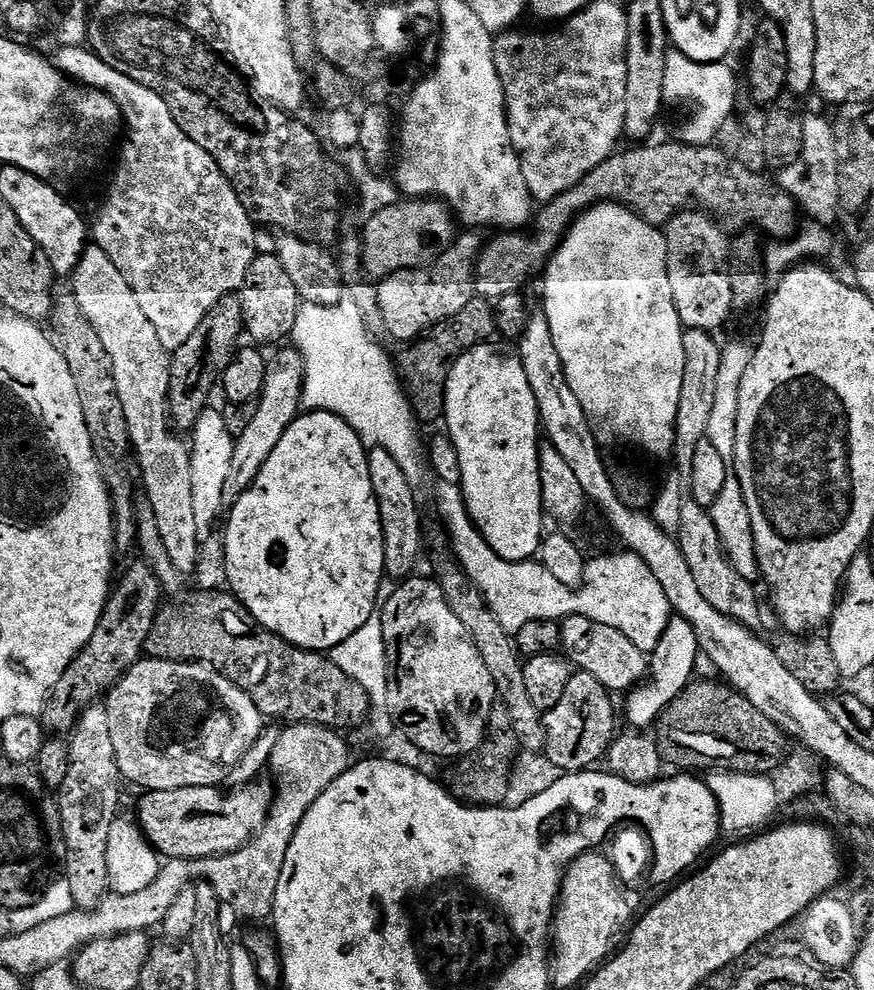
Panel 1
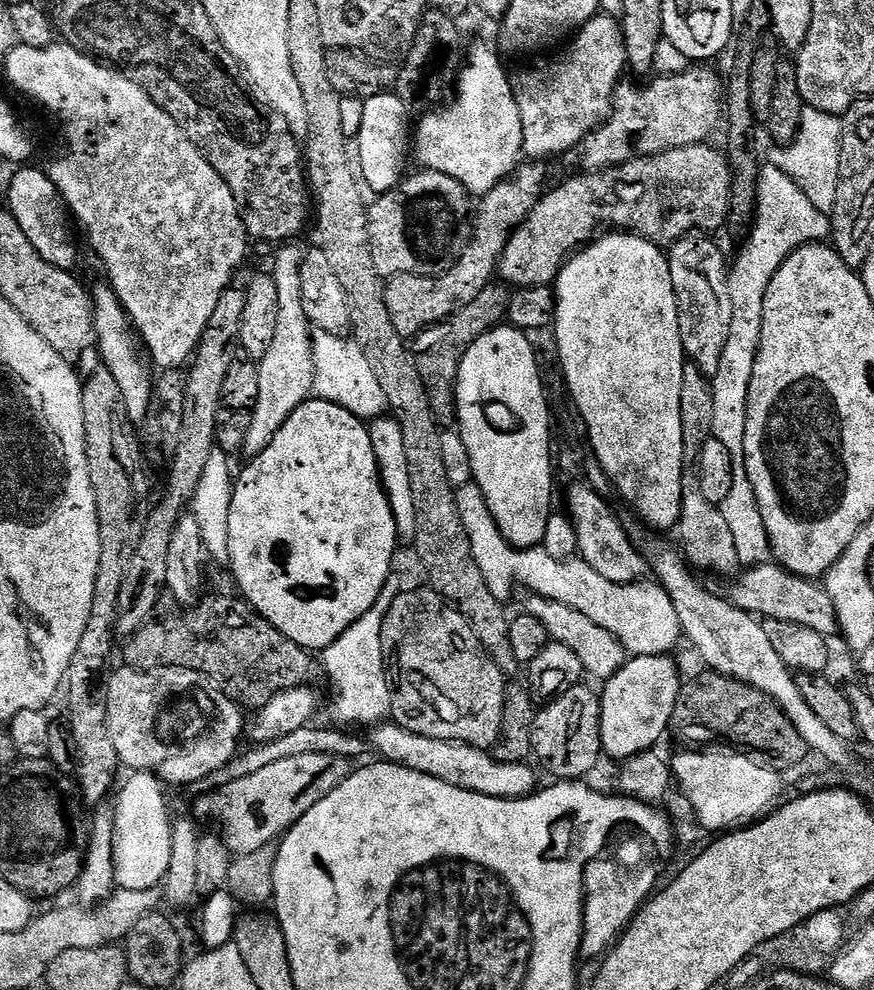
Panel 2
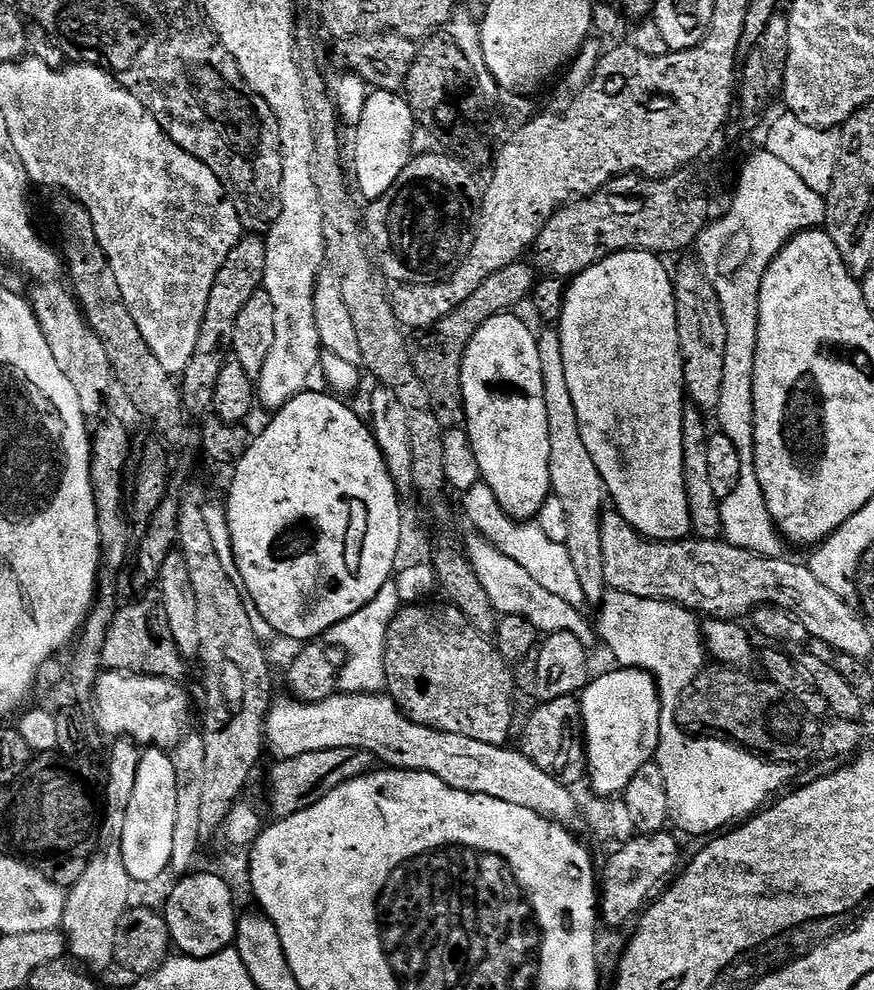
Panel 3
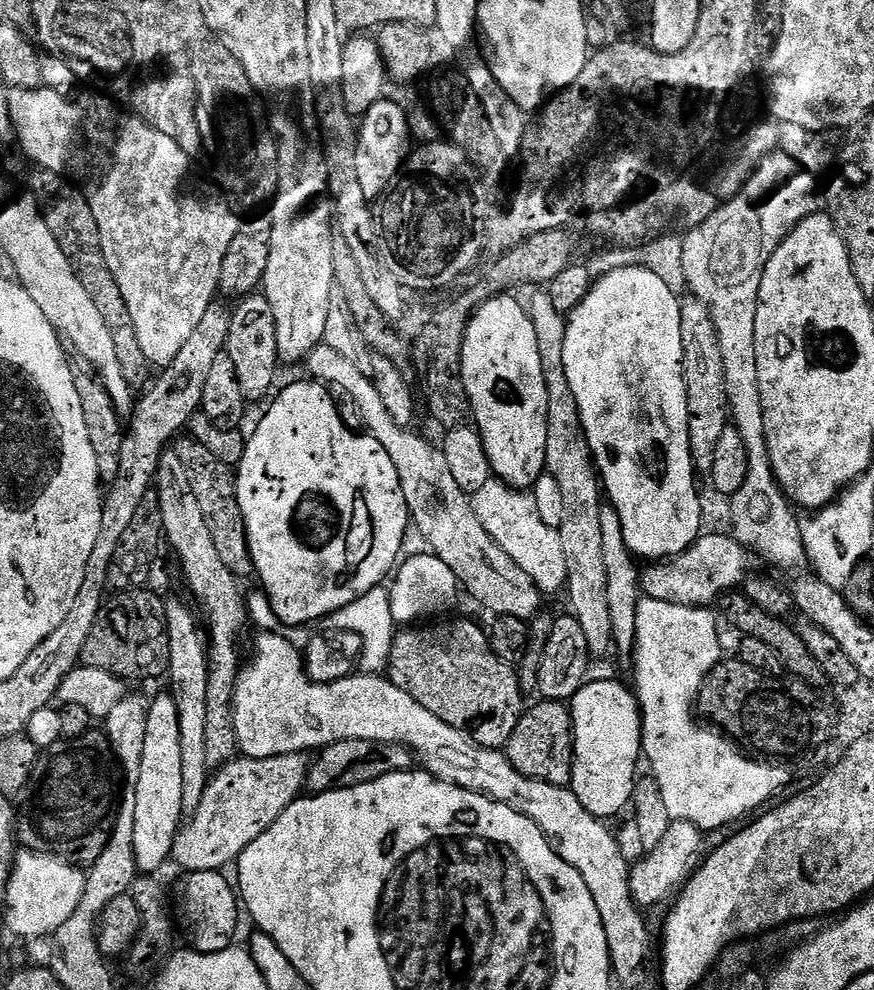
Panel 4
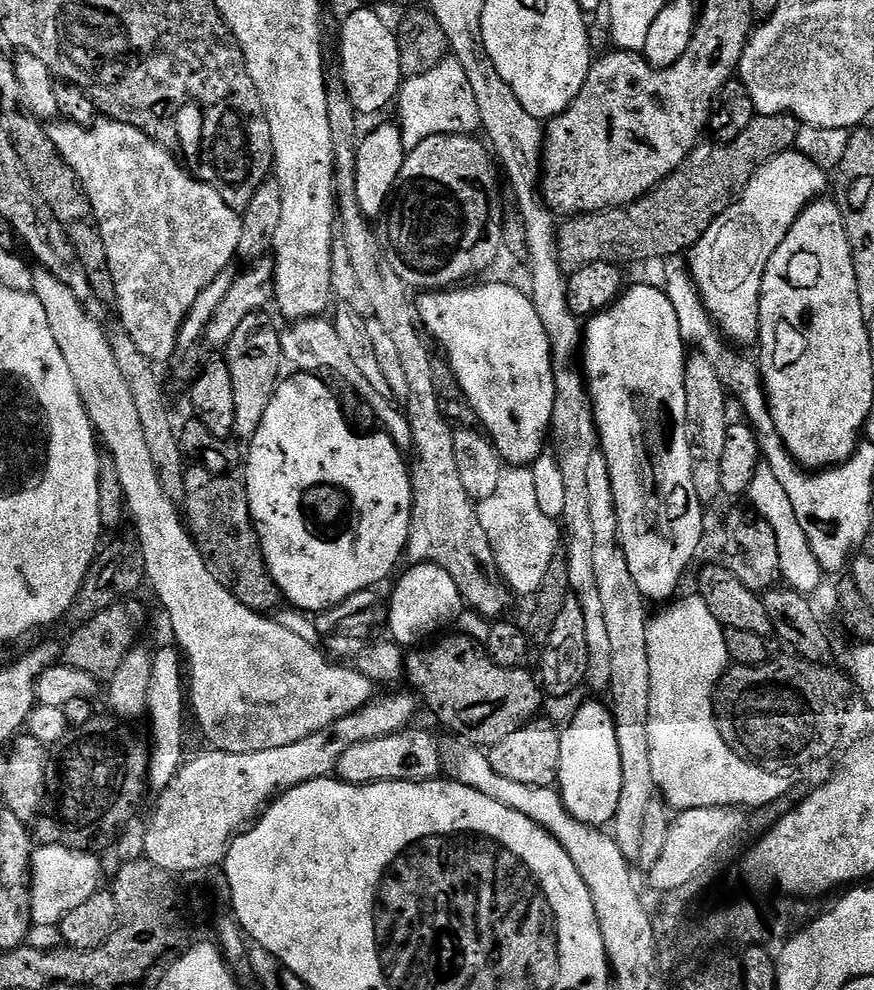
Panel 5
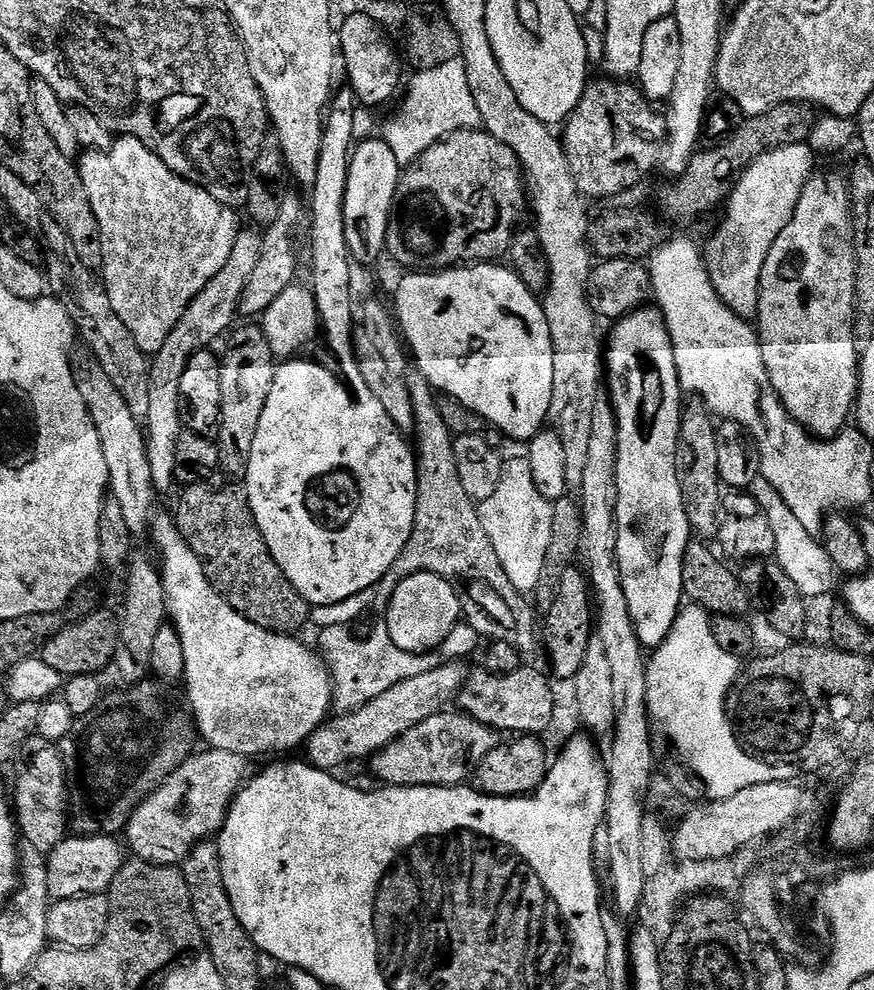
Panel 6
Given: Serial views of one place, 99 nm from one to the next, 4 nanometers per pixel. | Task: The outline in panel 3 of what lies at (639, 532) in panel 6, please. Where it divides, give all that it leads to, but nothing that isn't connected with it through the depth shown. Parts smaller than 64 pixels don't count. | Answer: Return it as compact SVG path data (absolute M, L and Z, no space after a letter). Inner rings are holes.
M616 252L613 256L608 256L602 262L598 262L594 266L590 266L582 273L581 276L575 277L568 284L568 296L564 299L564 313L560 316L558 331L560 333L560 345L562 346L562 358L566 362L566 382L570 385L570 395L574 401L574 410L578 413L578 426L582 430L582 442L586 442L586 450L590 454L590 458L594 458L594 466L598 466L598 474L602 474L602 482L604 483L604 491L607 499L610 501L611 507L622 514L622 518L626 518L626 522L630 522L630 526L634 526L634 530L645 536L647 540L682 540L692 532L690 506L686 498L686 478L684 477L684 455L682 448L686 444L682 438L682 418L686 407L686 389L684 386L684 359L680 353L680 339L678 338L678 318L676 317L676 289L674 287L674 276L671 271L664 269L664 264L659 255L655 252Z

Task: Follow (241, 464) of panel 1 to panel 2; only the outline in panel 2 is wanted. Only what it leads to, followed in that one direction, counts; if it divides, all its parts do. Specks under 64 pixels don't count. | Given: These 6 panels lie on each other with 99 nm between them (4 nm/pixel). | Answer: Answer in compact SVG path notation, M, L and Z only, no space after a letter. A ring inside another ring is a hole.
M284 246L276 256L276 265L270 269L274 286L278 286L278 327L274 329L274 343L270 350L259 360L258 370L258 402L251 409L252 421L250 431L244 443L243 455L251 458L262 454L266 446L286 426L286 418L298 410L300 404L306 403L313 395L314 386L314 354L312 353L312 337L314 329L306 318L306 310L302 310L302 278L300 267L306 259L305 253L296 248Z

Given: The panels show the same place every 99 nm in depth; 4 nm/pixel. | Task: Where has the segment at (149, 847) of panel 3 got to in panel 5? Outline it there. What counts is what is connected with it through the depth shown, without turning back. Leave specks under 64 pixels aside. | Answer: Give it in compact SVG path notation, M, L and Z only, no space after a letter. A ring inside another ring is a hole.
M175 647L155 649L150 670L150 698L147 719L152 719L150 755L148 757L148 782L154 789L170 786L178 774L184 756L184 710L186 714L186 676L182 671L182 656Z

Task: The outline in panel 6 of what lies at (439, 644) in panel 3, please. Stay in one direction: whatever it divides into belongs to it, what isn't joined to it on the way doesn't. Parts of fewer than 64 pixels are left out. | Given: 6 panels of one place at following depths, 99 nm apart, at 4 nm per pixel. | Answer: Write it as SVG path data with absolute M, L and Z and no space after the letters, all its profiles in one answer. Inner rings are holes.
M522 666L514 670L514 674L505 676L491 676L489 672L477 670L464 681L458 697L459 707L466 715L473 716L501 734L547 733L553 717L554 695L551 694L553 681L545 676L528 666Z

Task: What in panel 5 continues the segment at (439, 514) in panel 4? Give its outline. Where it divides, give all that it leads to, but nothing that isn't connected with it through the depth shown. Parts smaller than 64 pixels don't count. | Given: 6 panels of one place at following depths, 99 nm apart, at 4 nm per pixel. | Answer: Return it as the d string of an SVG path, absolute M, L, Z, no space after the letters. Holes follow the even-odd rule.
M309 318L289 323L287 327L288 329L285 327L280 333L280 354L285 365L293 364L296 367L293 369L304 374L316 374L321 371L319 368L325 368L326 371L341 376L368 403L369 410L380 419L379 427L387 432L388 437L402 450L412 448L412 431L403 407L397 406L388 396L378 394L378 390L374 390L374 386L370 386L370 382L362 378L358 365L346 351L346 342L338 338L338 330L331 319Z

